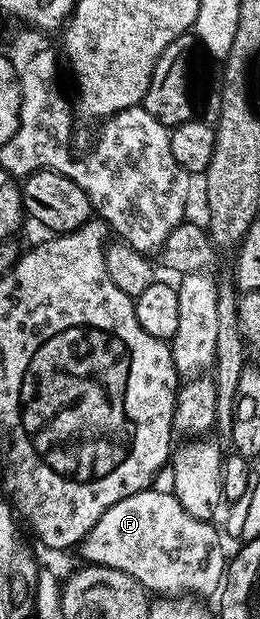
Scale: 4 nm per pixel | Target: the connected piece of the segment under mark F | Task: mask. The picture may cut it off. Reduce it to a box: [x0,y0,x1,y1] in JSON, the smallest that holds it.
[80,489,227,597]

